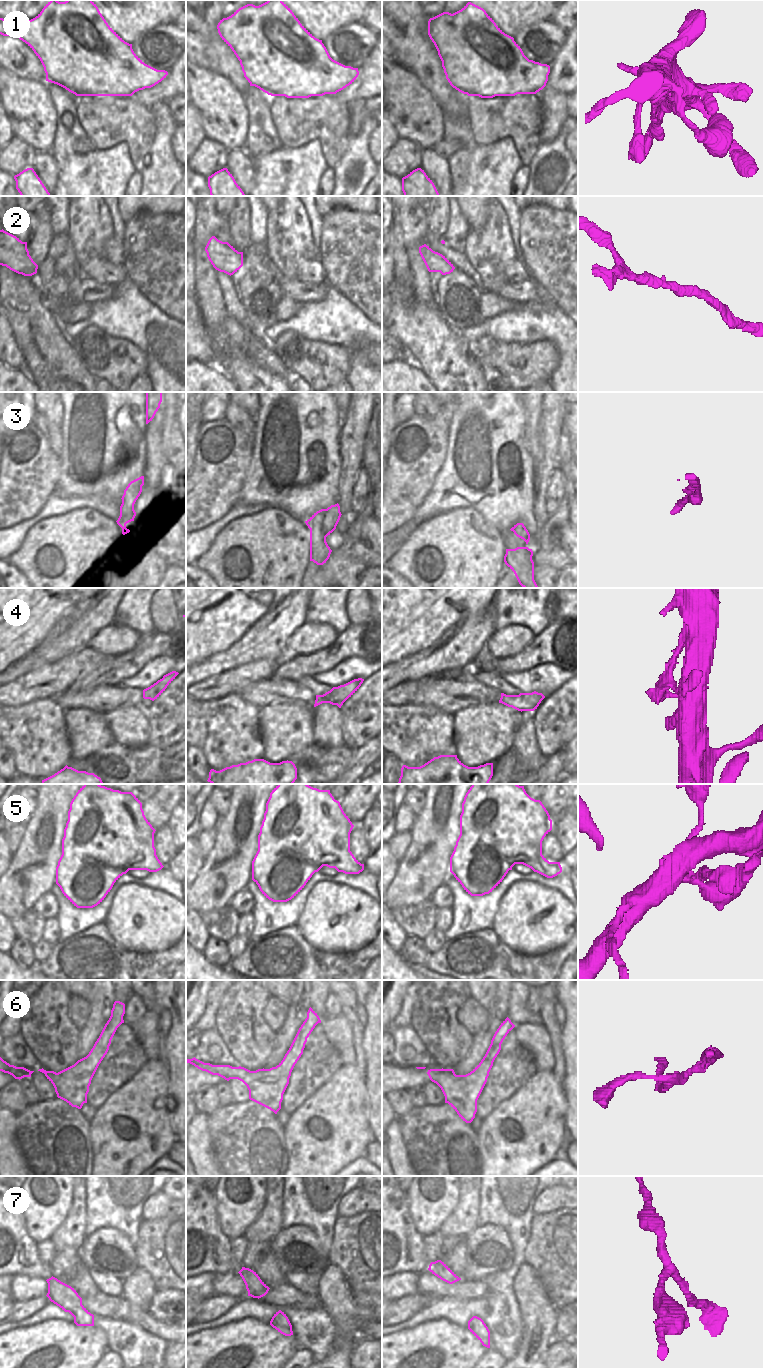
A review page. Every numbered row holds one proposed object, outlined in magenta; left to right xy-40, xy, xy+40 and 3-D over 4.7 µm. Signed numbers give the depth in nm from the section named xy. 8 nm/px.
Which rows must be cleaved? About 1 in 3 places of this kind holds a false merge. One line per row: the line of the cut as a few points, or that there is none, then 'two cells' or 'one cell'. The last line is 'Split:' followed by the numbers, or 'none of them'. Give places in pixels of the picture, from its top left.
1: cut none; one cell
2: cut none; one cell
3: cut none; one cell
4: cut xy (323, 694), (332, 694), (336, 698), (346, 699); two cells
5: cut none; one cell
6: cut none; one cell
7: cut none; one cell
Split: 4

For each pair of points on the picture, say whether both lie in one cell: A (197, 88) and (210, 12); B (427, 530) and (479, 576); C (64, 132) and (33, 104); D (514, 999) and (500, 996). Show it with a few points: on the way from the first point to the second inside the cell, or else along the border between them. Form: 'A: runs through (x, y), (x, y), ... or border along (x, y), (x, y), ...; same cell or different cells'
A: border along (211, 68), (231, 81); different cells
B: runs through (440, 543), (459, 562), (463, 562), (466, 565); same cell
C: border along (53, 102), (57, 120), (54, 142), (51, 148); different cells
D: border along (510, 990), (509, 1011), (506, 1016); different cells

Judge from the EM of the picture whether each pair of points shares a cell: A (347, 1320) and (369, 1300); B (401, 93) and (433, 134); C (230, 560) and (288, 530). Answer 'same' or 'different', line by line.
A: different
B: same
C: same

